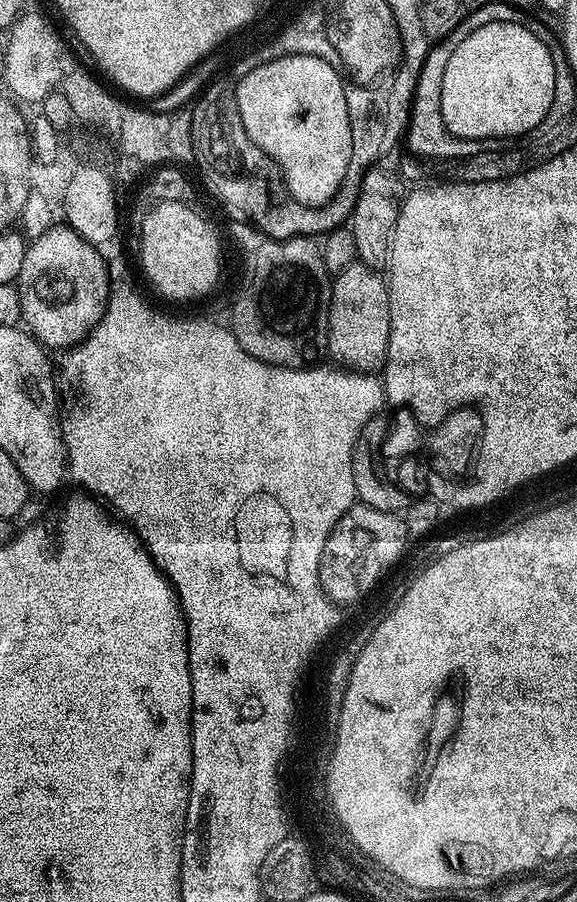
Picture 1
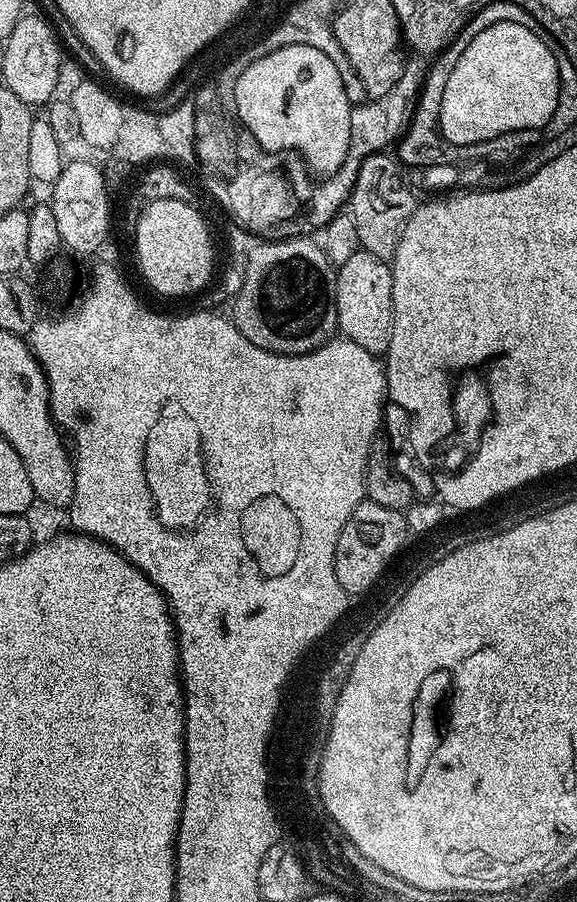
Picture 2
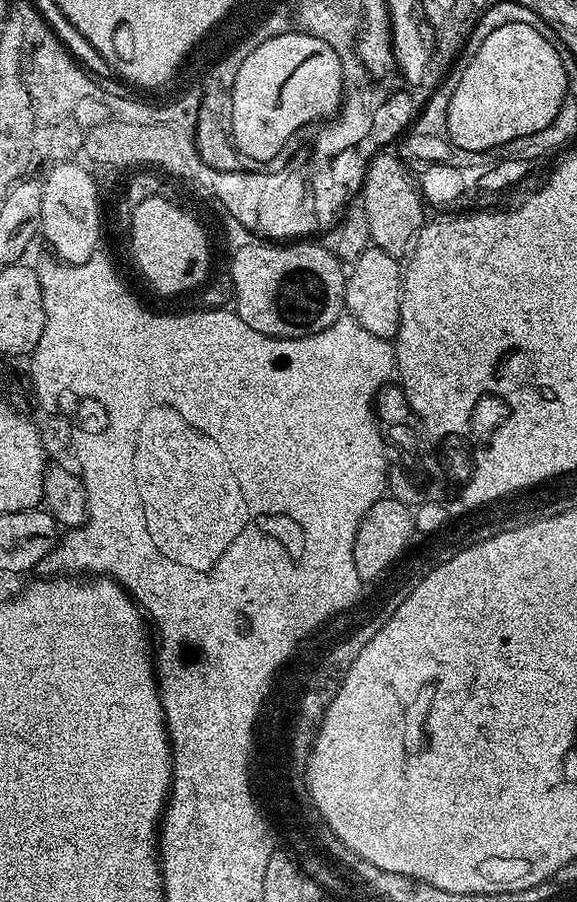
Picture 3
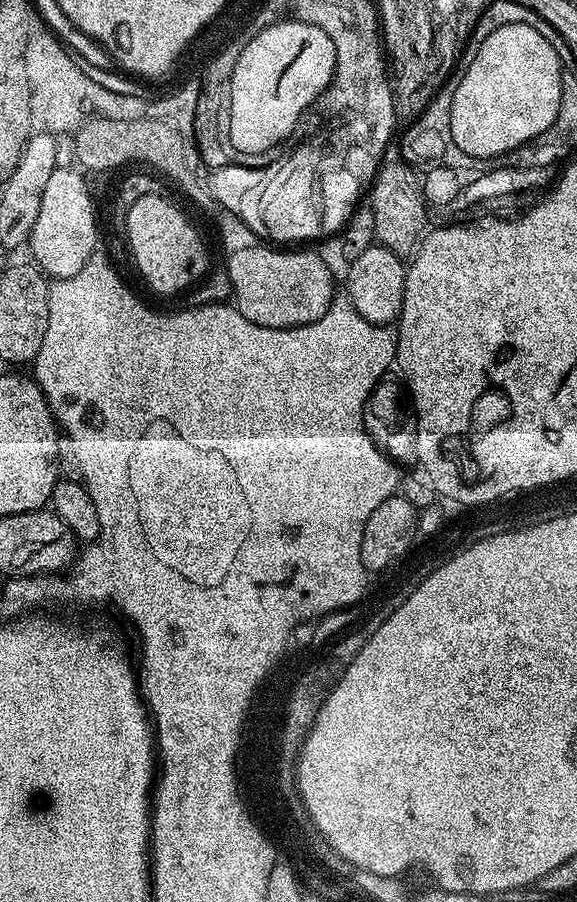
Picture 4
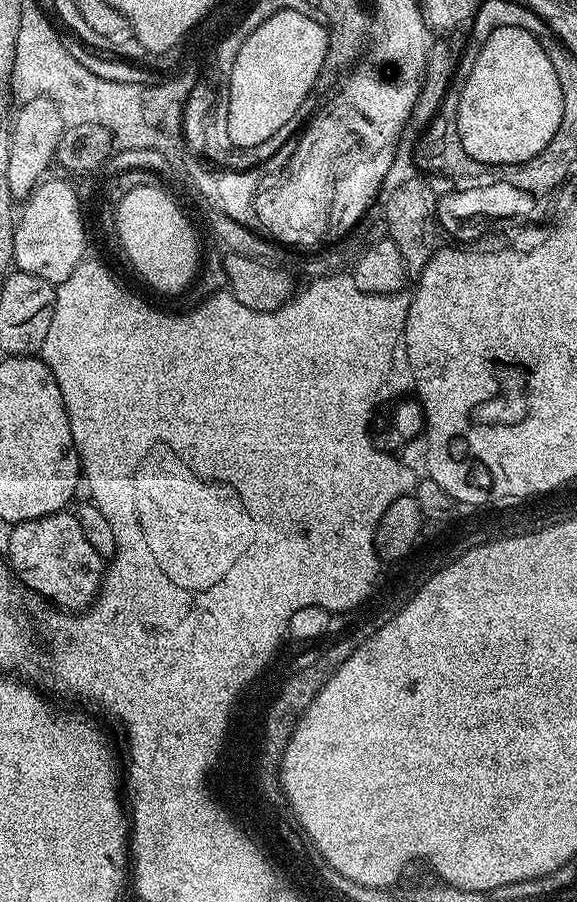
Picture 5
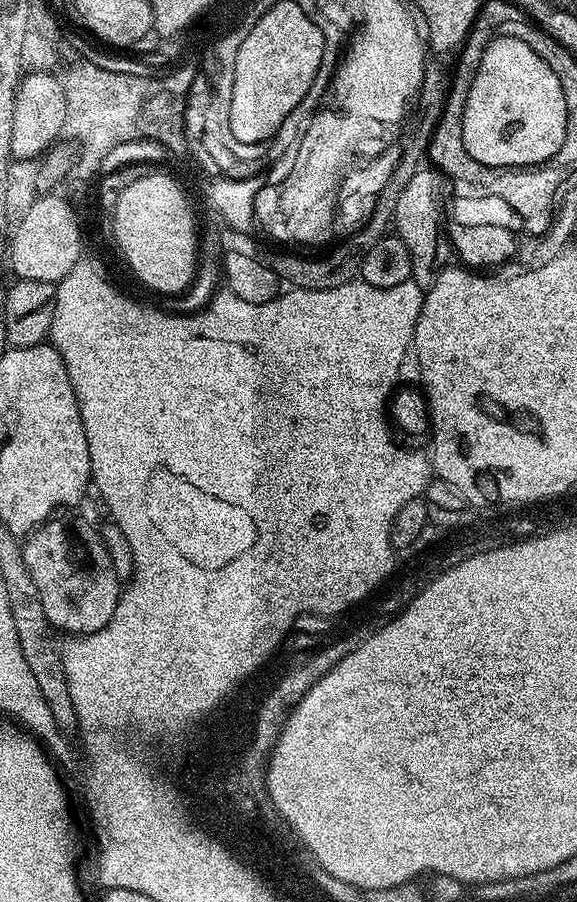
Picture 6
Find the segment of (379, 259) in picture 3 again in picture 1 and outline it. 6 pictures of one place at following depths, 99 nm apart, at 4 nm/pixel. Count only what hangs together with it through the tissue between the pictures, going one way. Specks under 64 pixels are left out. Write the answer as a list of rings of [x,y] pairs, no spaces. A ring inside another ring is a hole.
[[[355,262],[335,273],[328,307],[328,335],[326,345],[339,367],[353,373],[376,374],[383,369],[390,342],[390,298],[385,277],[375,268]]]

